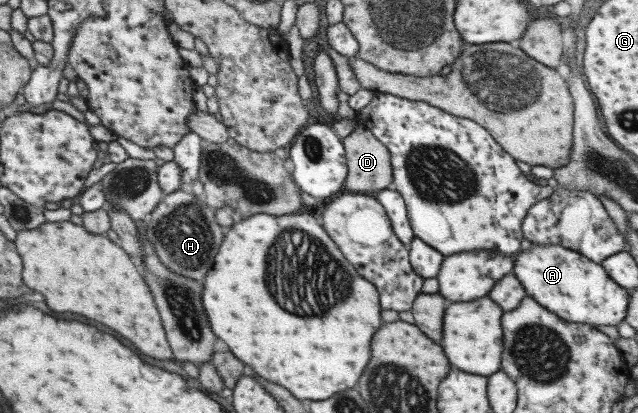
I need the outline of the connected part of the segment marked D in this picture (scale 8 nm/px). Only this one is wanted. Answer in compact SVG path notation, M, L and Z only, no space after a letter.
M356 126L347 136L342 138L347 174L343 183L344 190L351 192L373 192L383 190L392 181L390 154L366 128Z

